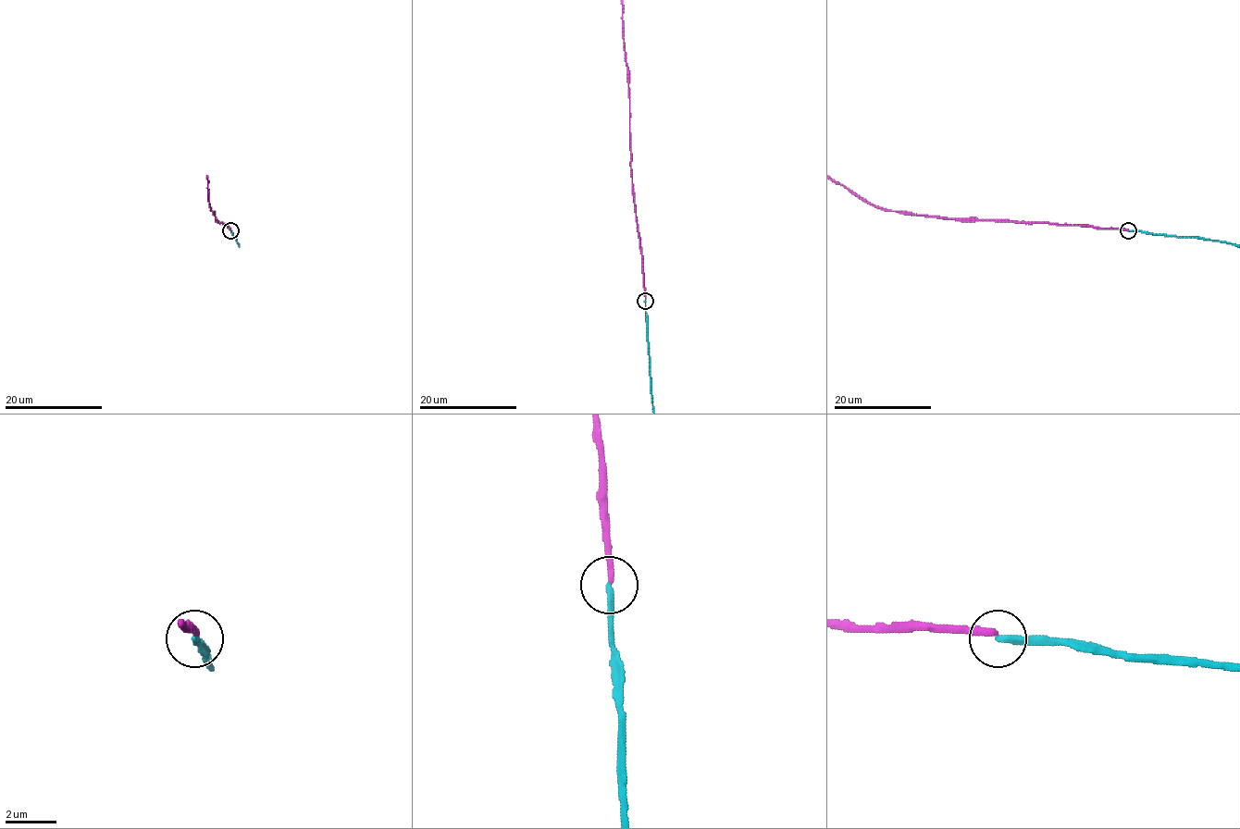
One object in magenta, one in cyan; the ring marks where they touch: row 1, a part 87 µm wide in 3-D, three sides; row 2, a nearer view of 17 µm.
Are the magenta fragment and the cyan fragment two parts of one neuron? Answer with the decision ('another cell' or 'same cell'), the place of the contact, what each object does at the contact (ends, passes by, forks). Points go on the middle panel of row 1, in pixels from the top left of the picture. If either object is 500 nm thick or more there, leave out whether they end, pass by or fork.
another cell; place (645, 301); magenta ends; cyan ends

